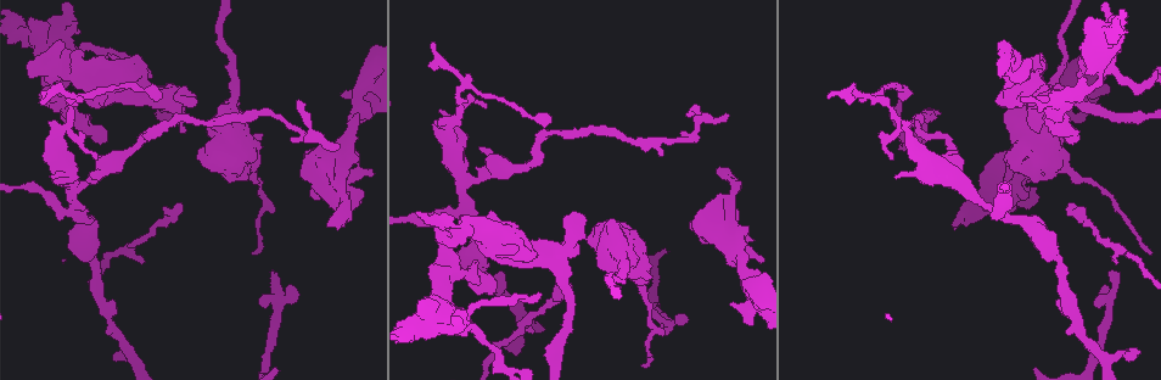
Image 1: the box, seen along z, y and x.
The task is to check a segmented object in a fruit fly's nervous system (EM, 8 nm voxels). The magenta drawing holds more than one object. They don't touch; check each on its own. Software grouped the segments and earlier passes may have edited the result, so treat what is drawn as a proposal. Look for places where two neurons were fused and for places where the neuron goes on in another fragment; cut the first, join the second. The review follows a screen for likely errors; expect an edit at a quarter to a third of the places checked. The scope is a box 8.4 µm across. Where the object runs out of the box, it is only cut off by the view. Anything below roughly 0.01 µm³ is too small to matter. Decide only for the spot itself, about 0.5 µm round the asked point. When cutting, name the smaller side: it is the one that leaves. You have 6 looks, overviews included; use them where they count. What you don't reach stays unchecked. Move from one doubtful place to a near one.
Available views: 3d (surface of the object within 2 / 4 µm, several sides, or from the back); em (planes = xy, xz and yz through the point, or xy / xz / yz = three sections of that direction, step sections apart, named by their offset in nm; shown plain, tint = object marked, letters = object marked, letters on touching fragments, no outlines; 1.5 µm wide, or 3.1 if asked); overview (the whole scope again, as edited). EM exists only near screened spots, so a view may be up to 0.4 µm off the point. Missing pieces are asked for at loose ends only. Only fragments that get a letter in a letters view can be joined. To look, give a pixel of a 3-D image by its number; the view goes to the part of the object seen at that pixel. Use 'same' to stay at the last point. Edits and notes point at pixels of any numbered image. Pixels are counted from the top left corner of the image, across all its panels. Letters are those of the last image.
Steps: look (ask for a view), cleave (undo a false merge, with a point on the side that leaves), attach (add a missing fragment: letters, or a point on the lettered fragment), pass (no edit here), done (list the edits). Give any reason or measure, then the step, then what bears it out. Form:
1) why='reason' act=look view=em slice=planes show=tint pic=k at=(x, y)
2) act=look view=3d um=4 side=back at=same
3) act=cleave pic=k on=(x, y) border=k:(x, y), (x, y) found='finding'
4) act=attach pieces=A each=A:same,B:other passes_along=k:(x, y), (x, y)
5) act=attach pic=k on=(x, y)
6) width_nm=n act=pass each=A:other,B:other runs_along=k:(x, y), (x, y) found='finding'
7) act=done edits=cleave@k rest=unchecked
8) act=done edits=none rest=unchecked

why='branch stops here' act=look view=3d um=2 pic=1 at=(717, 172)

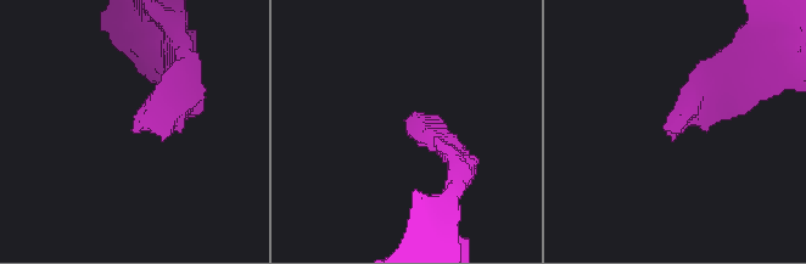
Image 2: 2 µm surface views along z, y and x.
act=look view=em slice=planes show=letters pic=2 at=(679, 126)

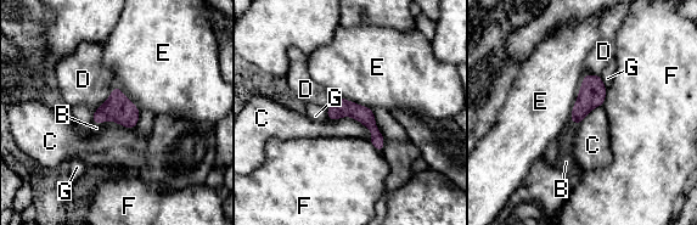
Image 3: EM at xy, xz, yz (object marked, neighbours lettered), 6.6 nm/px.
width_nm=130 longest_contact=E:320nm act=attach pieces=B each=B:same,C:other,D:other,E:other,F:other,G:other found='the neuron continues'

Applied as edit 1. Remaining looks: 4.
why='thin end' act=look view=3d um=2 side=back pic=1 at=(688, 116)

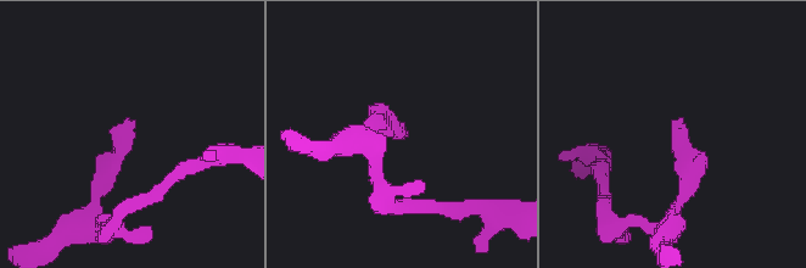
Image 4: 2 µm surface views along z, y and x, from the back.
why='need the tissue' act=look view=em slice=yz step=8 show=letters pic=4 at=(674, 120)

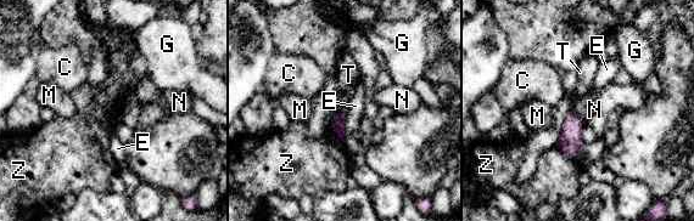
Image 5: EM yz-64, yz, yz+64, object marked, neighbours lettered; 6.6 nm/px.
act=look view=em slice=planes show=letters at=same

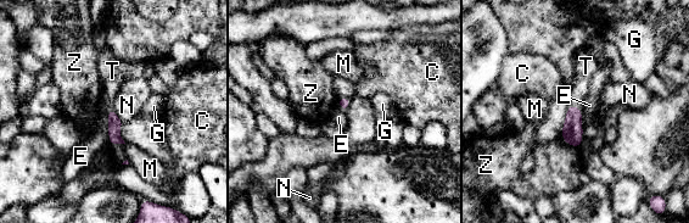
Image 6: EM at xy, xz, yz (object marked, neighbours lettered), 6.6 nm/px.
act=attach pieces=T each=C:other,E:other,G:other,M:other,N:other,T:same,Z:other found='the neuron continues'

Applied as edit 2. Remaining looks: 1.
why='free end' act=look view=em slice=planes show=letters pic=1 at=(75, 24)

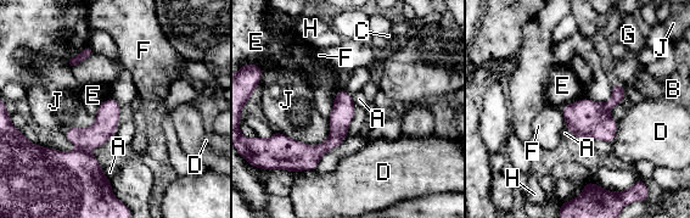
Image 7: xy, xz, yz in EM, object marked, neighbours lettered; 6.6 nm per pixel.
longest_contact=J:380nm act=pass each=A:other,B:other,C:other,D:other,E:other,F:other,G:other,H:other,J:other border=7:(101, 168), (110, 180) found='no lettered fragment goes on from it'

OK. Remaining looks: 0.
act=done edits=attach@3,attach@6 rest=unchecked

